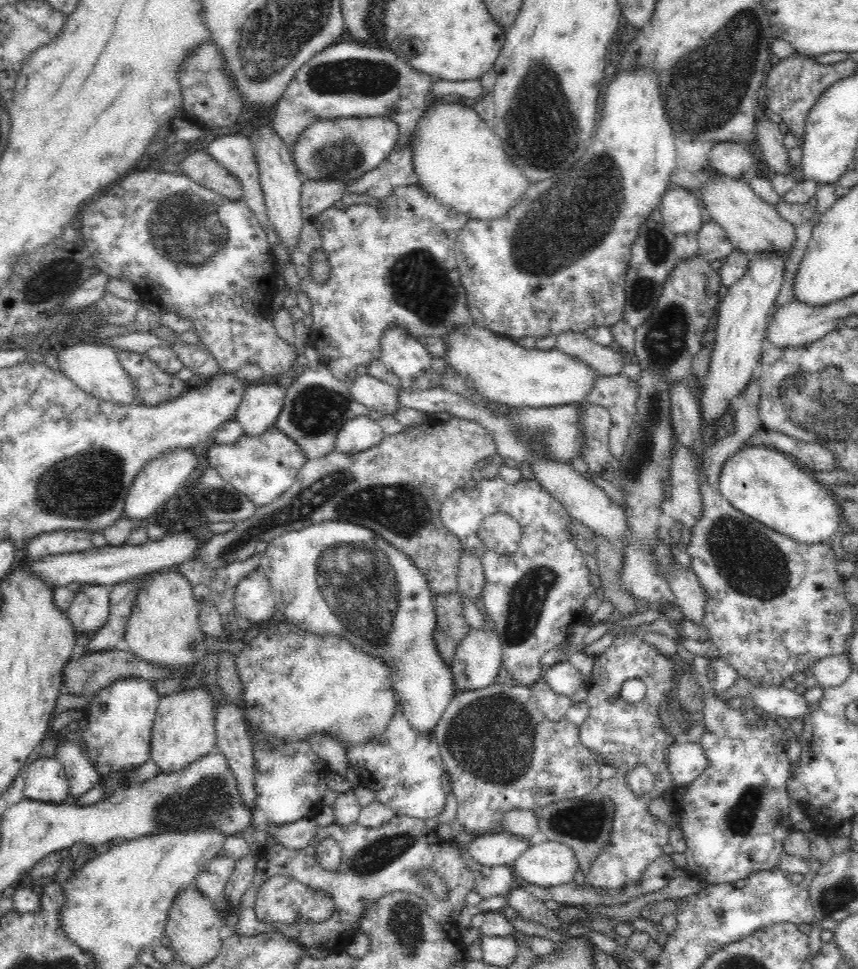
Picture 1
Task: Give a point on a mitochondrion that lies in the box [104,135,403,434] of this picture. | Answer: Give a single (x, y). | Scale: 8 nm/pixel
(186, 232)

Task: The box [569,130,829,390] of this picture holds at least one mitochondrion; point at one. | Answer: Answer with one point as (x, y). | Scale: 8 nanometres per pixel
(643, 288)

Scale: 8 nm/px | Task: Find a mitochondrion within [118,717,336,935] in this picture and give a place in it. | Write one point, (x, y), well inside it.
(210, 798)

